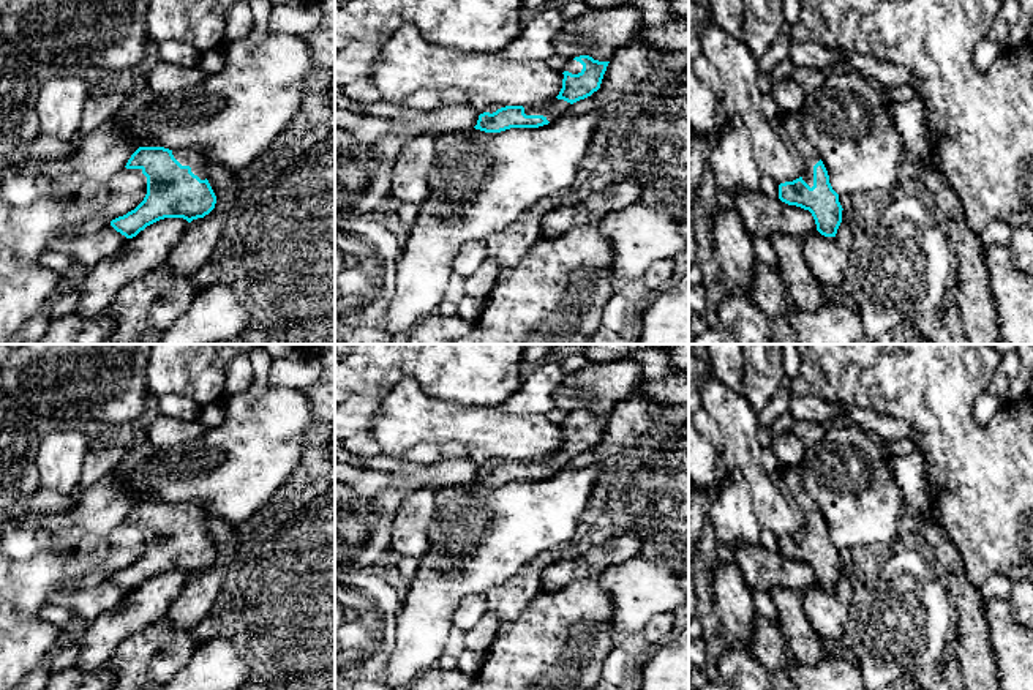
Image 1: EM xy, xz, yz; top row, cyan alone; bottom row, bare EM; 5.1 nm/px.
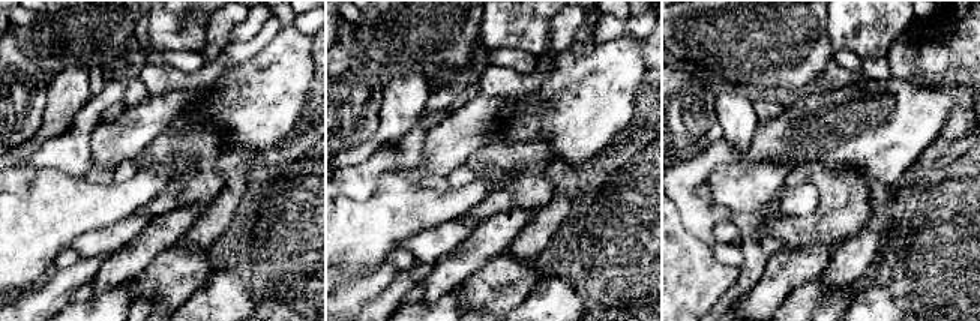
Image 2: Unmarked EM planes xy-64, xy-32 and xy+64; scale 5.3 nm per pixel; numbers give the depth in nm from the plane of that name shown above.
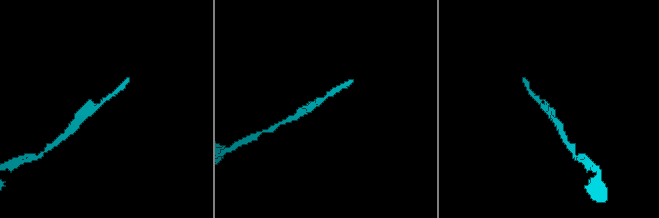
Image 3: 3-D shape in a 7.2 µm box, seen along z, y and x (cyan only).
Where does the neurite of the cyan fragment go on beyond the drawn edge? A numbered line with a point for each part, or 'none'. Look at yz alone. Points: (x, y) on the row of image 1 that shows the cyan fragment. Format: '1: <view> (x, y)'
1: yz (790, 125)

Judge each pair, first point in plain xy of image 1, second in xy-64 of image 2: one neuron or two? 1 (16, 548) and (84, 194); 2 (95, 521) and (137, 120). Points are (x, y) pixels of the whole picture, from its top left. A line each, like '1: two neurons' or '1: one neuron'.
1: two neurons
2: one neuron

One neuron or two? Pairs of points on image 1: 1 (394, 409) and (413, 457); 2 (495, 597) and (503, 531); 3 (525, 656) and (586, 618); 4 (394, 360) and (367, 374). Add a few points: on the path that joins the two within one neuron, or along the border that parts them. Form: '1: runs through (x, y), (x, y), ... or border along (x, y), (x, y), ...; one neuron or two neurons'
1: border along (439, 446), (416, 444), (398, 455), (383, 453); two neurons
2: border along (523, 569), (484, 594); two neurons
3: runs through (540, 656), (547, 656), (570, 632); one neuron
4: runs through (387, 360), (381, 360), (373, 368); one neuron

